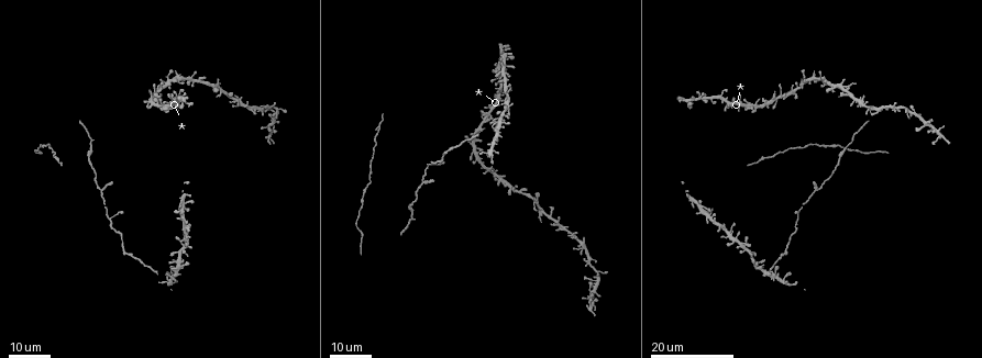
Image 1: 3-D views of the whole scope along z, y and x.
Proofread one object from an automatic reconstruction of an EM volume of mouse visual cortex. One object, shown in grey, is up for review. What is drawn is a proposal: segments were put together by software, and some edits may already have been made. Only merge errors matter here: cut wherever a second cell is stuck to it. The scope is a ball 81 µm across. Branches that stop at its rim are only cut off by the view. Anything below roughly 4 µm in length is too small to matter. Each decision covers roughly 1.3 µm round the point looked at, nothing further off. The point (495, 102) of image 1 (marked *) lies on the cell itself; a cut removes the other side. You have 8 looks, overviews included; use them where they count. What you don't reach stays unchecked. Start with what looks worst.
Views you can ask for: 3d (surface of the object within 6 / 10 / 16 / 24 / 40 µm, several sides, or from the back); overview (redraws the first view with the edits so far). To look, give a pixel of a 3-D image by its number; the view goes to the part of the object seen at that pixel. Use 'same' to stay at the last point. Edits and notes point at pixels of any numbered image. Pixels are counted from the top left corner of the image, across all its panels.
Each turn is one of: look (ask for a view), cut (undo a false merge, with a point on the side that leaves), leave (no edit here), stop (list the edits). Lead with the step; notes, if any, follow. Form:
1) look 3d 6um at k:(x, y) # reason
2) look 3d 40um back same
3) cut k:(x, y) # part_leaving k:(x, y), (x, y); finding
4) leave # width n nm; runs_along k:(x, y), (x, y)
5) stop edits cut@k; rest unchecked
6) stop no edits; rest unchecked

look 3d 24um at 1:(100, 190) # a fork

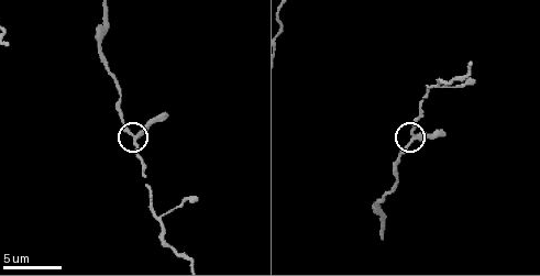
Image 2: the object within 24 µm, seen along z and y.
look 3d 10um at 2:(414, 135) # closer look

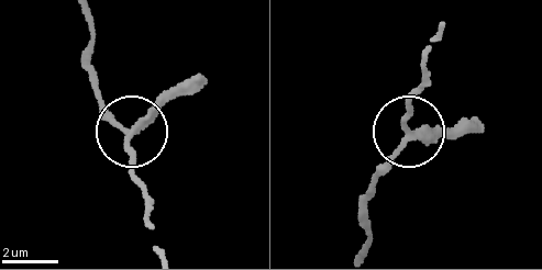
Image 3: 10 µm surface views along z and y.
leave # continuous, no second cell

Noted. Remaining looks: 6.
look 3d 24um at 1:(472, 142) # small branch off a trunk

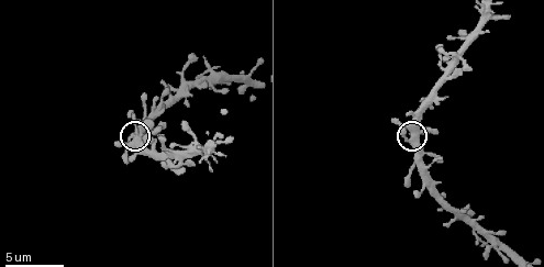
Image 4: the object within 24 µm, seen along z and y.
look 3d 6um at 4:(408, 142) # zoom in

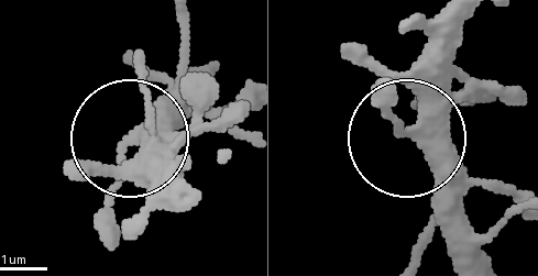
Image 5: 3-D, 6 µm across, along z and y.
leave # runs_along 5:(198, 188), (131, 145), (107, 243); all the same cell

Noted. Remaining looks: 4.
look 3d 24um at 1:(595, 279) # four arms meet

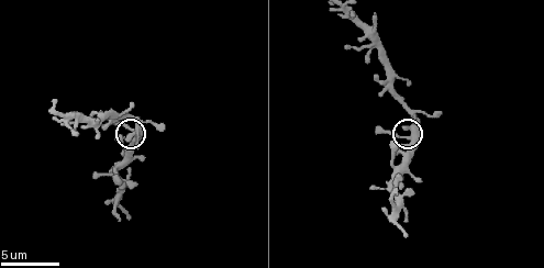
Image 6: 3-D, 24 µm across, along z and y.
look 3d 6um at 6:(409, 137)

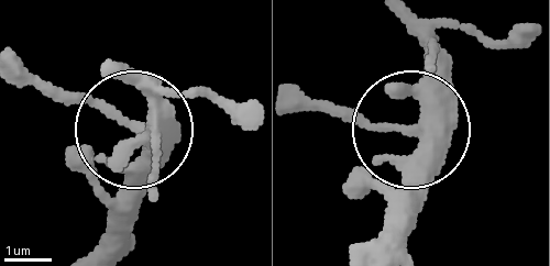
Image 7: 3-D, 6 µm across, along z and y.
leave # one cell here

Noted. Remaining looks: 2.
look 3d 10um at 2:(107, 23) # sudden change in width

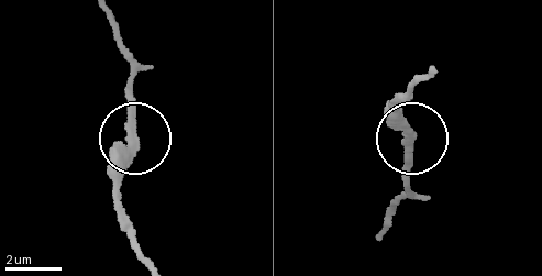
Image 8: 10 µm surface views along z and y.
look 3d 10um back at 8:(130, 137) # from behind

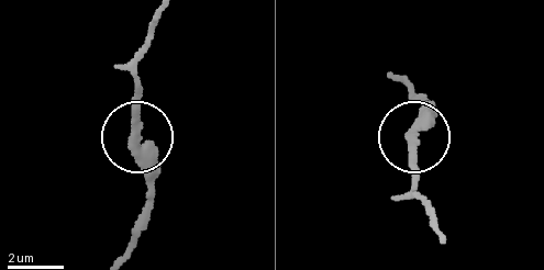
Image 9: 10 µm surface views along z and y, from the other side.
leave # width 330 nm; all the same cell

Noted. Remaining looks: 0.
stop no edits; rest unchecked

